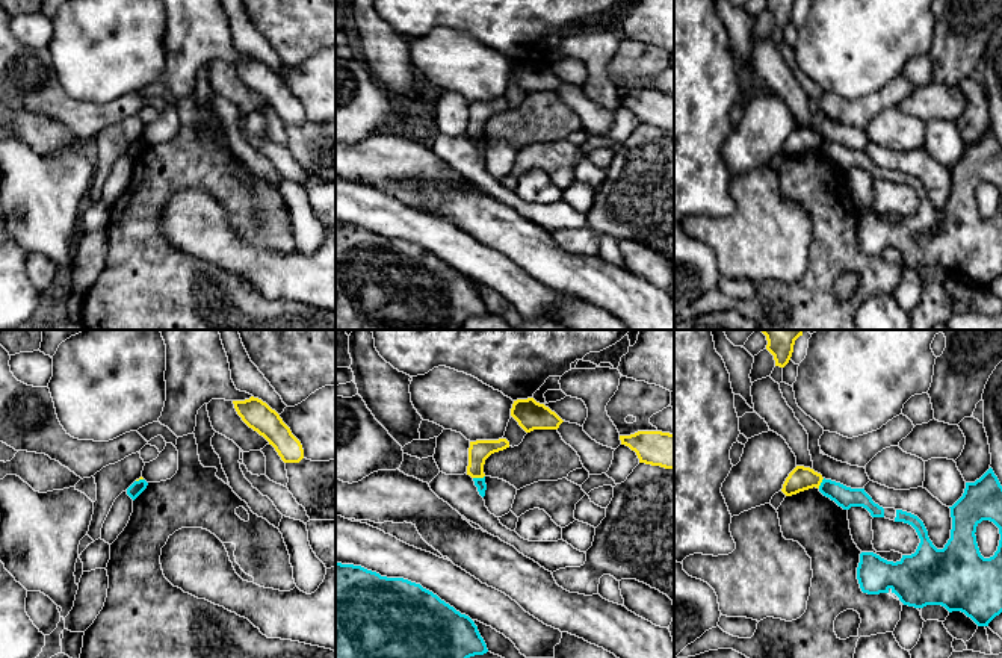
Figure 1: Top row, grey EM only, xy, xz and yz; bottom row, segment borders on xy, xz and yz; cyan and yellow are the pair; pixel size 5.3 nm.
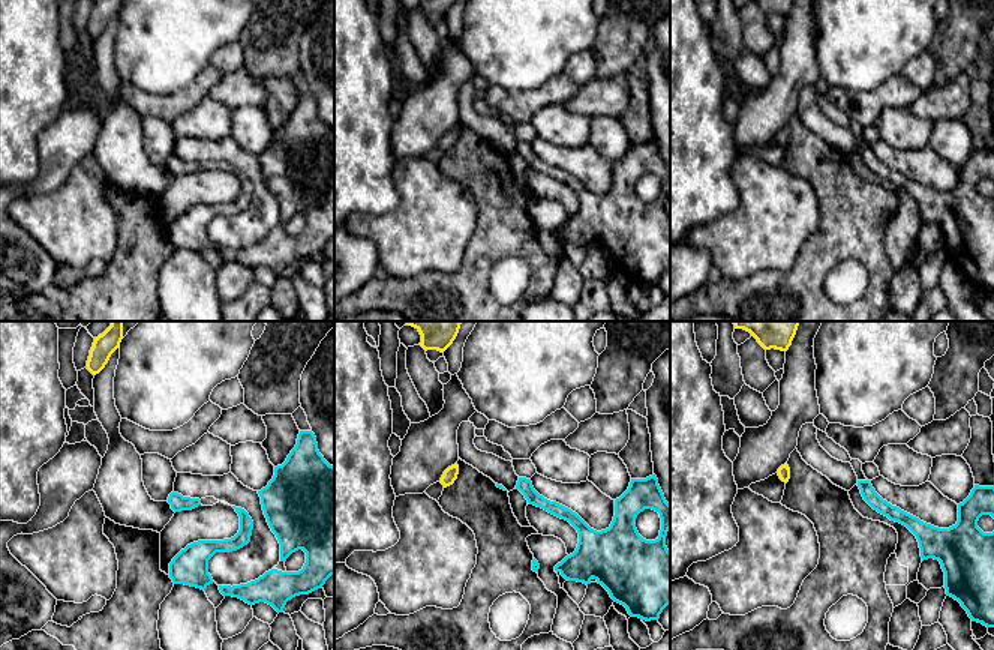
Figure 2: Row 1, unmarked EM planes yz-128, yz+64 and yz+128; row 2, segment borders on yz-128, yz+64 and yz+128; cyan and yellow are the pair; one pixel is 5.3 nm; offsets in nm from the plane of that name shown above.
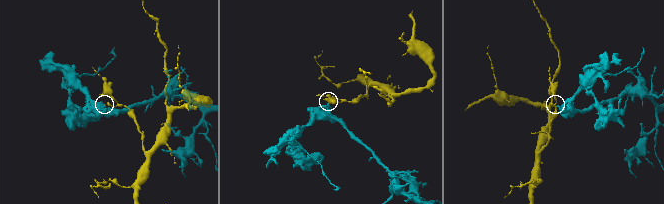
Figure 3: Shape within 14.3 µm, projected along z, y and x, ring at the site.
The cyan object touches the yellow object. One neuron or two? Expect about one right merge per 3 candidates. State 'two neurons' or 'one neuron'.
two neurons

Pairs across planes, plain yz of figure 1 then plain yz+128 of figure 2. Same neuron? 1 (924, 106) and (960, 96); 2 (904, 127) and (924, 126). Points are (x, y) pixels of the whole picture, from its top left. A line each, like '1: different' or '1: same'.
1: same
2: same

